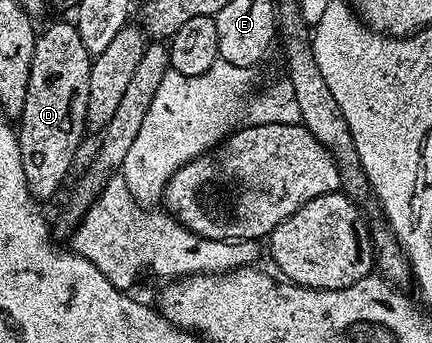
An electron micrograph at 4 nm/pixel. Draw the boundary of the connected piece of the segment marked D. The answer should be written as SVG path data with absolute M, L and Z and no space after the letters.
M73 22L54 23L37 34L30 65L30 78L26 87L26 99L23 100L23 111L18 118L17 130L19 153L22 155L27 187L37 202L45 203L44 201L52 198L75 164L76 153L86 135L84 129L87 130L88 127L91 66L92 55L82 45L82 37Z

